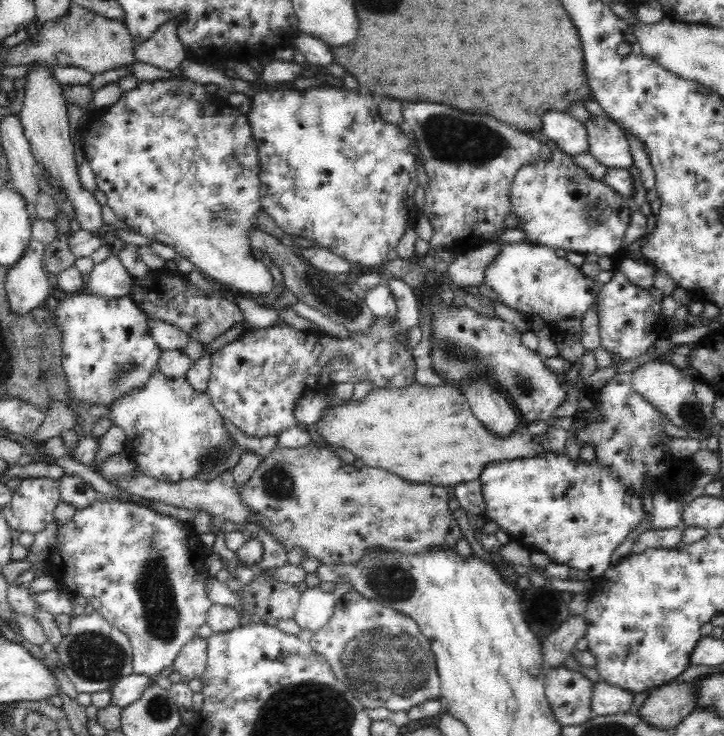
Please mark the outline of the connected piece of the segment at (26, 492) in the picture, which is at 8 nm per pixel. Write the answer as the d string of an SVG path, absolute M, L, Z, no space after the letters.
M22 479L13 490L12 502L1 509L11 530L29 532L36 535L46 528L46 524L55 521L54 510L61 501L59 486L50 479Z

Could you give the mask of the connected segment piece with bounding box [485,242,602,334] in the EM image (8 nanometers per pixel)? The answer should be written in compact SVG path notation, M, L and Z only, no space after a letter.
M533 242L507 243L485 270L485 284L506 306L531 318L538 314L542 324L554 334L559 333L557 324L562 320L582 320L602 287L596 279L586 278L580 267L572 265L565 257L558 257L553 248Z

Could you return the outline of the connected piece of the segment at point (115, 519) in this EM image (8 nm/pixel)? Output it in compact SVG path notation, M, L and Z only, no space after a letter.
M98 500L75 512L70 522L58 529L58 540L54 544L48 556L49 574L58 582L59 586L67 587L71 594L84 596L112 626L121 630L129 639L133 648L133 669L134 673L142 675L150 680L155 680L165 668L174 664L180 649L197 636L198 628L206 622L206 614L210 608L210 599L206 595L206 580L210 577L203 567L203 559L206 550L200 544L198 535L192 525L180 522L170 516L158 514L142 505L126 503L115 500Z

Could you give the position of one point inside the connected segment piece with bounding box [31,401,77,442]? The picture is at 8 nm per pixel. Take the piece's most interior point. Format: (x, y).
(59, 419)

